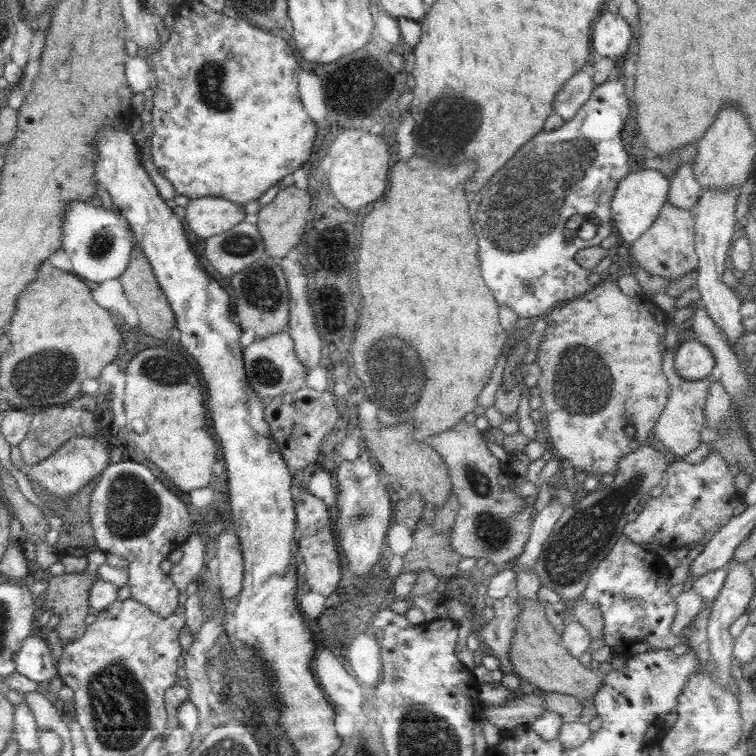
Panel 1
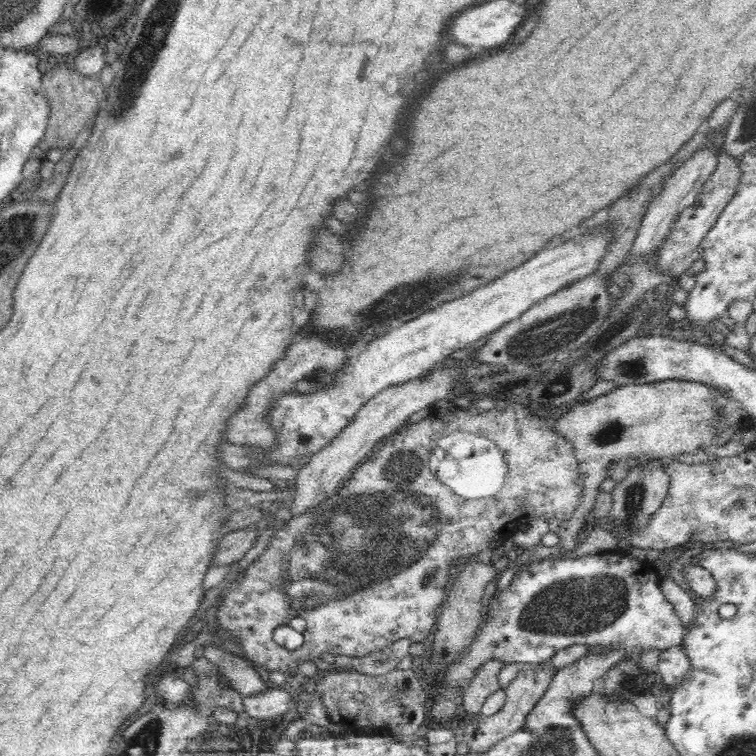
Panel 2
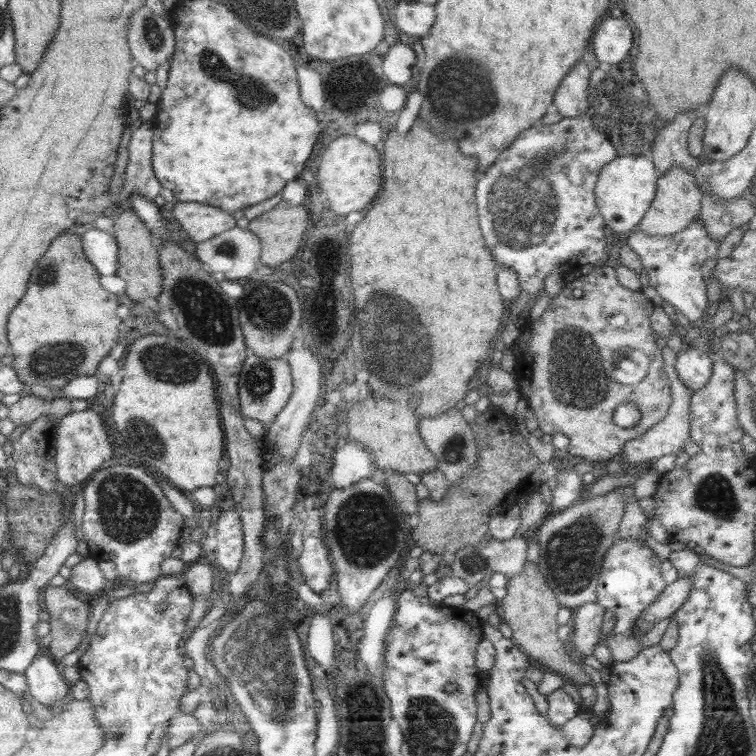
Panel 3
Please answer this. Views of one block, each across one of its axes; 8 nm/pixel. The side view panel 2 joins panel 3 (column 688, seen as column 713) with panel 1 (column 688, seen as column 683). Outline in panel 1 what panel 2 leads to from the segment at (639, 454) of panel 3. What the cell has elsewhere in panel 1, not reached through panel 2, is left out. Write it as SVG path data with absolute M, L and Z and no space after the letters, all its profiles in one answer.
M667 349L662 360L662 371L670 385L670 396L658 422L651 434L651 441L661 450L668 452L673 458L680 459L700 446L700 431L706 423L704 406L708 398L708 388L719 380L717 373L710 374L700 381L688 381L682 378L674 369L676 349Z

